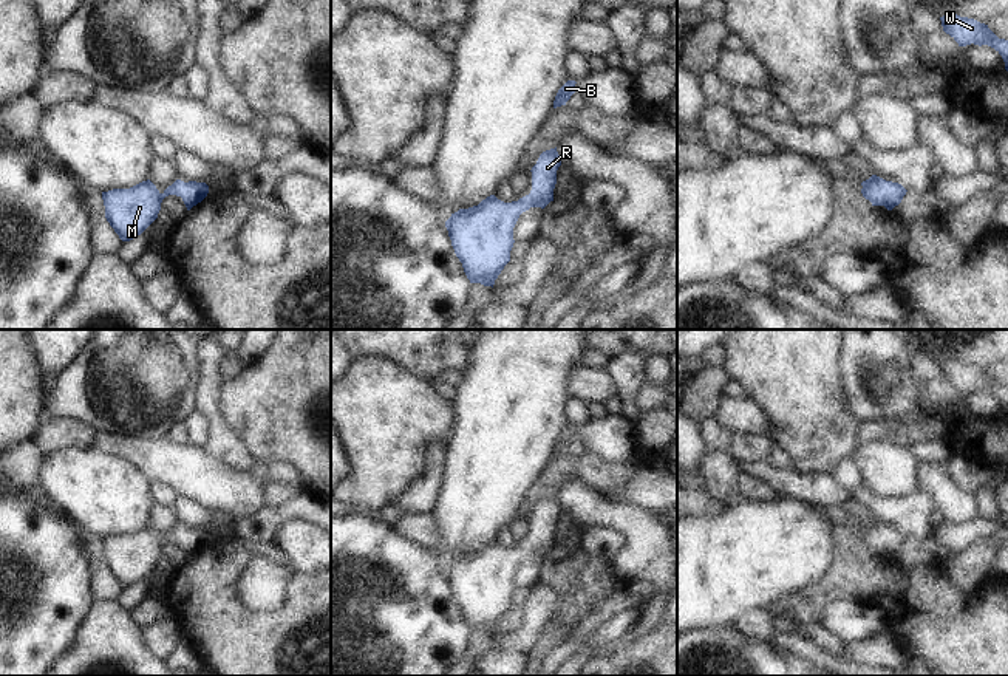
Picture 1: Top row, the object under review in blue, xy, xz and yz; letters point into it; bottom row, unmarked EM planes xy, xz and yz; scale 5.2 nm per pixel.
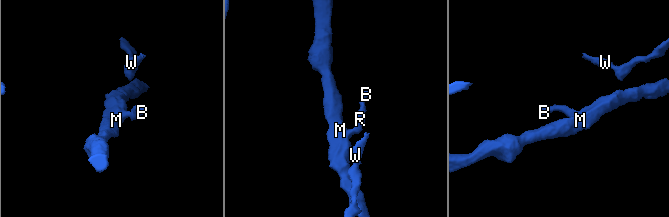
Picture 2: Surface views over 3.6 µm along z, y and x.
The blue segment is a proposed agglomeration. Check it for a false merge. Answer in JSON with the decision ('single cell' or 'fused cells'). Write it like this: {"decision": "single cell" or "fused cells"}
{"decision": "single cell"}

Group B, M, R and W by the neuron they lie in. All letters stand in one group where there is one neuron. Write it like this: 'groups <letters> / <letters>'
groups B M R W

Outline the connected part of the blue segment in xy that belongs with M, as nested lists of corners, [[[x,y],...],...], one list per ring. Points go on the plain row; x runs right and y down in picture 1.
[[[147,526],[130,535],[102,538],[105,565],[122,588],[141,582],[156,565],[161,549],[169,541],[181,543],[187,557],[201,549],[209,540],[206,529],[176,526],[162,540]]]

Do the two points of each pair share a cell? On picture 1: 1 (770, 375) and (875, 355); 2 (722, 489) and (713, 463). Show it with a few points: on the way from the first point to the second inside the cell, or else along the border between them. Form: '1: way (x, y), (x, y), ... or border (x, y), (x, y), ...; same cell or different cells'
1: border (843, 345), (840, 355), (841, 389); different cells
2: way (722, 483), (719, 469); same cell

